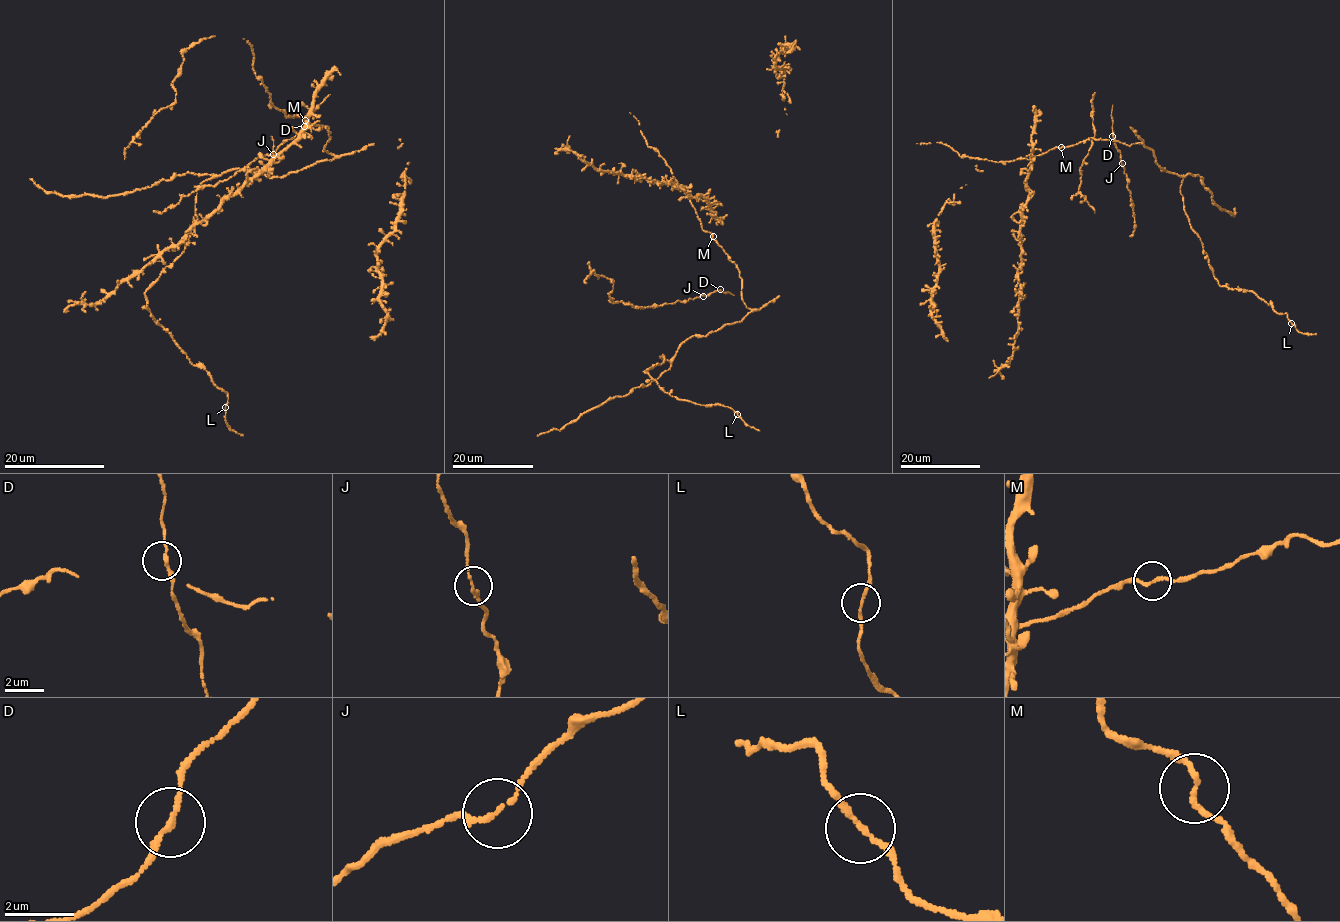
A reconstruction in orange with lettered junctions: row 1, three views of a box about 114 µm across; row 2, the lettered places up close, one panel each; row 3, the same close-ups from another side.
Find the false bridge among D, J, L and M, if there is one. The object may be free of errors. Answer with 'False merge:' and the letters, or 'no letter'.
False merge: no letter

